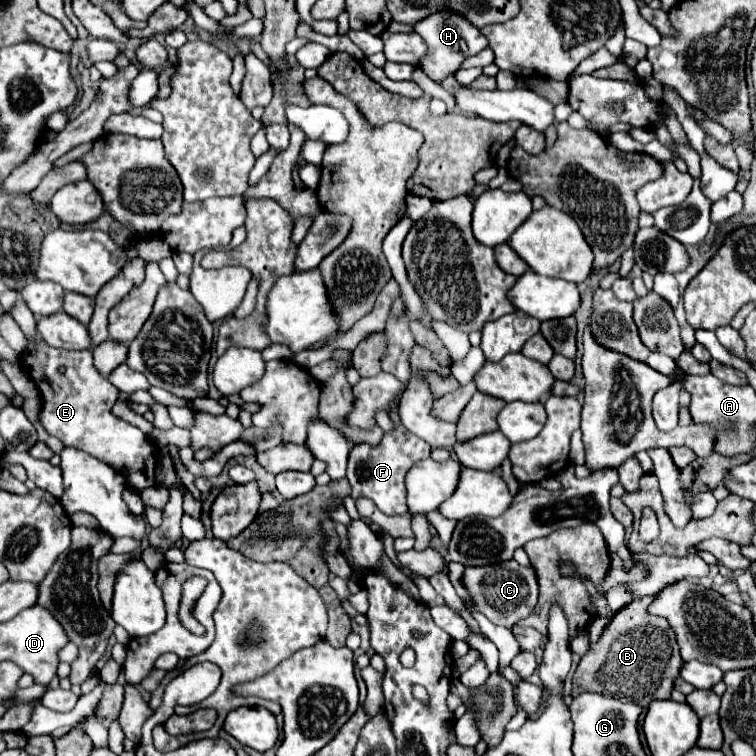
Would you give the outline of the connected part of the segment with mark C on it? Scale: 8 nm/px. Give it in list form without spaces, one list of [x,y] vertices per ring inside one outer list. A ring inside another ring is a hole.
[[[516,560],[490,564],[490,566],[478,566],[478,568],[466,568],[462,582],[470,590],[470,596],[476,608],[490,622],[498,622],[506,628],[512,628],[518,620],[526,618],[538,602],[538,580],[536,580],[534,568],[524,568]]]

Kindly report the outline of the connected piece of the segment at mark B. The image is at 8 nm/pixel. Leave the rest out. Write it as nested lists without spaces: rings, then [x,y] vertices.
[[[652,596],[634,600],[612,616],[600,640],[590,646],[590,652],[582,656],[574,672],[574,698],[582,692],[598,692],[624,702],[634,702],[642,708],[648,708],[654,700],[670,698],[674,680],[680,676],[684,660],[680,658],[670,624],[664,618],[646,614],[646,606],[650,602]]]

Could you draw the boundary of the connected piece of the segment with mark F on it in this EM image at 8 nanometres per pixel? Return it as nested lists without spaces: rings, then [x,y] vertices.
[[[402,392],[394,398],[394,404],[388,410],[390,420],[394,422],[394,430],[386,432],[384,438],[382,438],[382,442],[378,446],[368,446],[368,444],[356,444],[356,446],[352,446],[350,456],[348,456],[348,482],[352,486],[352,498],[356,500],[360,496],[366,496],[366,498],[374,500],[376,506],[384,514],[404,514],[404,512],[408,512],[404,478],[406,478],[410,466],[414,466],[416,462],[428,458],[430,450],[432,450],[430,444],[422,442],[422,438],[410,434],[400,424],[400,416],[398,416],[400,396],[402,396]]]

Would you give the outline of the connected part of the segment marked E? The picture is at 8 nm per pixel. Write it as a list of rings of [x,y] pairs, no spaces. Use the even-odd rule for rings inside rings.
[[[36,338],[36,342],[28,342],[24,348],[20,364],[38,388],[38,420],[48,434],[60,438],[64,446],[84,450],[90,456],[106,462],[110,468],[118,470],[126,478],[126,484],[136,492],[156,486],[156,468],[160,458],[158,446],[154,446],[150,436],[146,436],[142,430],[112,414],[112,406],[120,392],[94,368],[90,350],[58,350],[44,344],[42,338]],[[60,366],[66,366],[66,374],[58,372]]]

